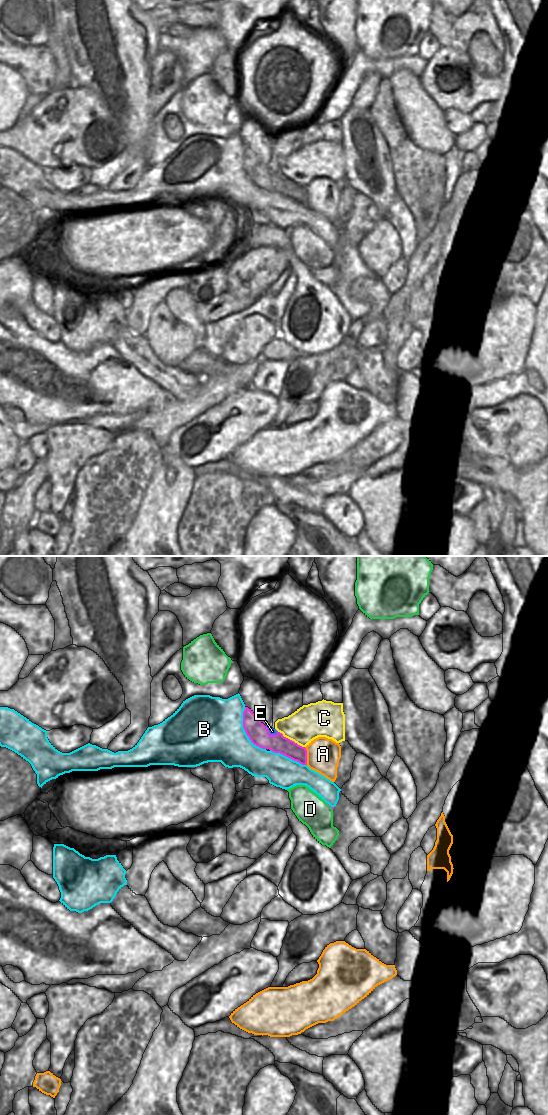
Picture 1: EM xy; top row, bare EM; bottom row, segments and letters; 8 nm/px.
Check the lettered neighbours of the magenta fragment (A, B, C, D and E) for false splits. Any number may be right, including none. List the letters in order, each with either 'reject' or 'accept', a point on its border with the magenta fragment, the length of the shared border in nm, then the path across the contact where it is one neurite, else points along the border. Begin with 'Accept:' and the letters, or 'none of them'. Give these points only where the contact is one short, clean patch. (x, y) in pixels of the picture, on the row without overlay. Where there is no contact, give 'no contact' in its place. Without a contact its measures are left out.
Accept: none of them
A: reject | xy (306, 196) | 150 nm
B: reject | xy (245, 171) | 380 nm
C: reject | xy (291, 180) | 260 nm | along xy (278, 171), (304, 187)
D: reject | xy (329, 245) | 80 nm
E: reject | xy (269, 174) | 120 nm | along xy (265, 166), (270, 174), (277, 173)

